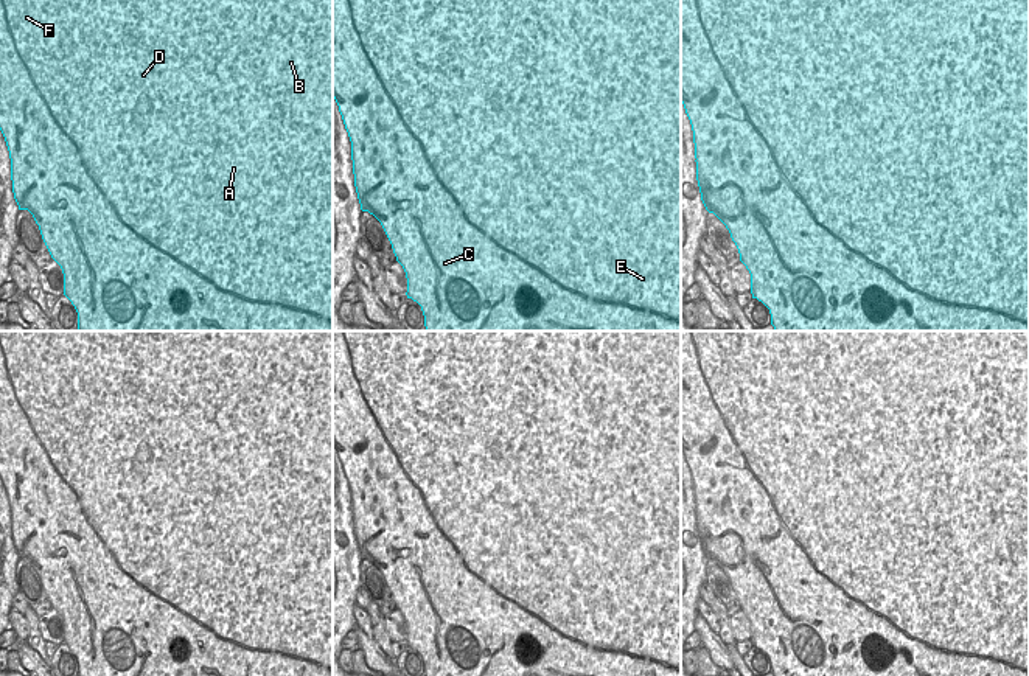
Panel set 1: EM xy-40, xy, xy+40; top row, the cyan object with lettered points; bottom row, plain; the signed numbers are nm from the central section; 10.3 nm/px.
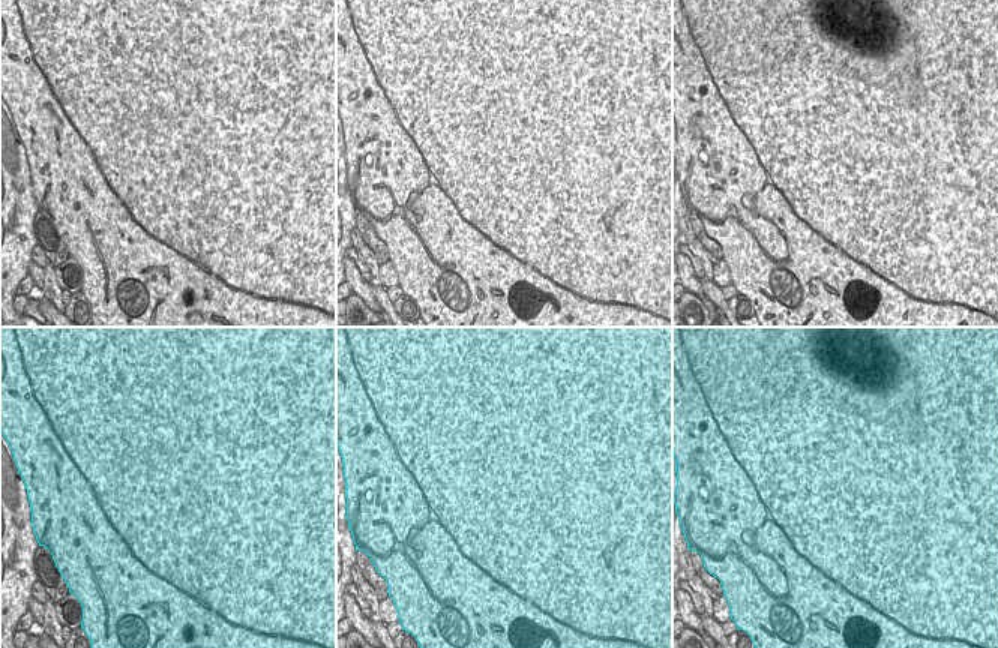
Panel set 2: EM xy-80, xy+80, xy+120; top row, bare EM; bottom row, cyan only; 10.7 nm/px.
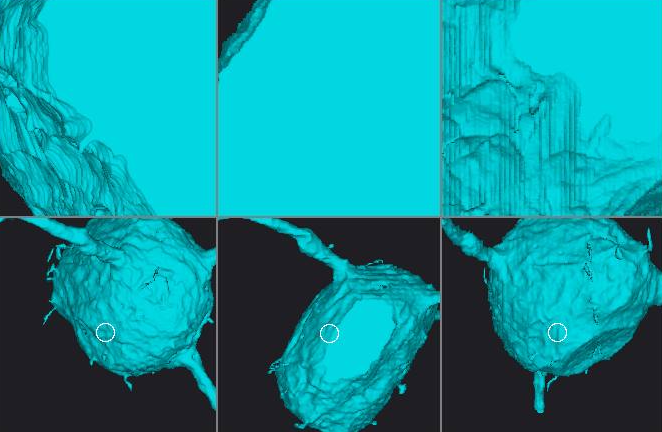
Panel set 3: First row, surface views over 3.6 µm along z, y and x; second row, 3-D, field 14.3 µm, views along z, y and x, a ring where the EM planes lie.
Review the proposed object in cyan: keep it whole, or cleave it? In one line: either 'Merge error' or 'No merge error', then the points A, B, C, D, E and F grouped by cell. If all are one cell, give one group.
No merge error. Groups: A B C D E F

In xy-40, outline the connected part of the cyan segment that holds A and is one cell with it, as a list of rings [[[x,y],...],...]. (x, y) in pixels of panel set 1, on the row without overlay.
[[[0,331],[0,479],[2,479],[2,482],[3,482],[3,485],[5,485],[5,490],[6,490],[6,494],[8,494],[8,499],[9,499],[9,507],[11,507],[11,528],[12,528],[12,541],[14,541],[14,547],[16,547],[16,550],[17,550],[17,553],[19,553],[19,558],[28,558],[28,559],[30,559],[30,561],[31,561],[31,563],[33,563],[33,566],[34,566],[34,569],[36,569],[36,572],[37,572],[37,573],[39,573],[39,578],[40,578],[40,583],[42,583],[42,587],[44,587],[44,591],[45,591],[45,594],[47,594],[47,597],[48,597],[48,600],[50,600],[50,603],[51,603],[51,606],[53,606],[53,608],[54,608],[54,609],[56,609],[56,611],[58,611],[58,612],[59,612],[59,614],[61,614],[61,617],[62,617],[62,622],[64,622],[64,643],[65,643],[65,645],[67,645],[67,646],[68,646],[68,648],[70,648],[70,650],[72,650],[72,653],[73,653],[73,654],[75,654],[75,657],[76,657],[76,660],[78,660],[78,676],[333,676],[333,331]]]

